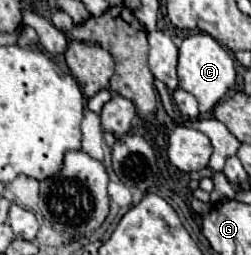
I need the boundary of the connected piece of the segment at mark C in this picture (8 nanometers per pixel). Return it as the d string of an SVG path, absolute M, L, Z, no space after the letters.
M191 34L179 46L179 64L177 64L179 88L193 94L199 102L199 112L207 114L221 102L227 90L235 84L235 66L229 52L209 34Z

